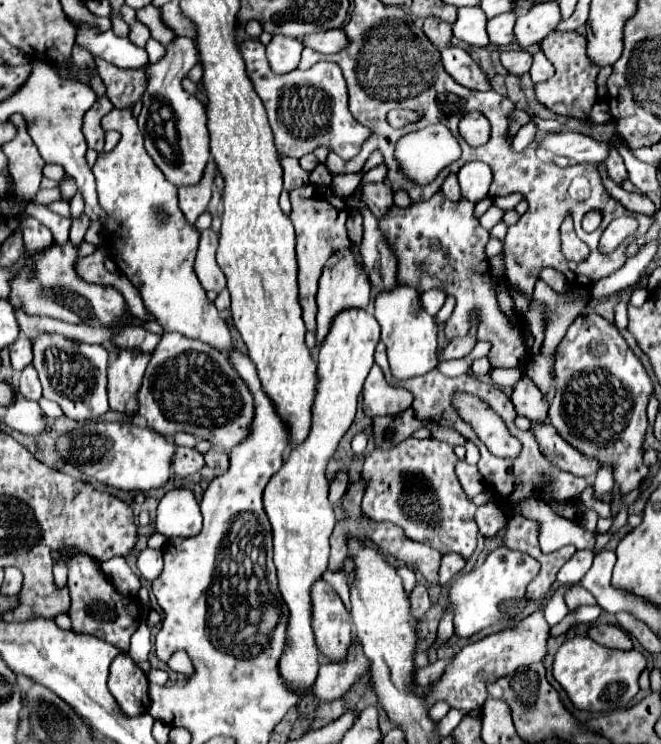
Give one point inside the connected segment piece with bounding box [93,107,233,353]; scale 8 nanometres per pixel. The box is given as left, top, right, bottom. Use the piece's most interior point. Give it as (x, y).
(155, 247)

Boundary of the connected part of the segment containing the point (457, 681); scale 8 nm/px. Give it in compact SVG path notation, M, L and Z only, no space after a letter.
M535 611L531 615L523 615L511 626L509 629L487 635L485 639L469 643L467 647L463 647L453 657L453 663L447 667L441 681L437 685L433 685L435 691L427 695L429 705L443 699L443 701L449 701L451 707L461 709L461 711L481 709L485 699L489 697L489 693L487 693L489 683L513 673L515 669L542 661L545 653L547 653L547 639L549 639L549 625L545 623L543 613Z

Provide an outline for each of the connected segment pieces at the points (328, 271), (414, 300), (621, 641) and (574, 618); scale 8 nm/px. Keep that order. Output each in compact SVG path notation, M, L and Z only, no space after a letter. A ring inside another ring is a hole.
M339 249L331 257L331 261L325 263L323 275L319 279L319 293L317 293L317 341L323 343L323 337L327 335L333 317L349 307L367 307L371 301L371 283L369 275L363 267L363 263L355 261L355 255L351 249Z
M395 285L393 289L379 291L373 299L373 317L381 325L381 341L387 345L389 365L397 379L425 375L425 373L433 371L439 363L437 361L437 323L435 323L435 317L431 317L431 315L427 315L427 311L423 311L423 305L419 303L419 299L421 299L419 291L415 291L415 287L407 287L407 285Z
M593 625L589 629L589 637L609 649L633 649L629 635L615 625Z
M585 605L585 607L579 607L573 615L567 615L567 627L575 625L575 623L591 623L599 617L601 613L601 607L599 605Z

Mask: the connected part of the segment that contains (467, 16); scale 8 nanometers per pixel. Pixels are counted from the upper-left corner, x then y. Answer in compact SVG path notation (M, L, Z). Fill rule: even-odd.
M461 7L459 17L453 25L453 35L469 45L475 47L487 47L489 37L487 37L487 17L481 7Z

